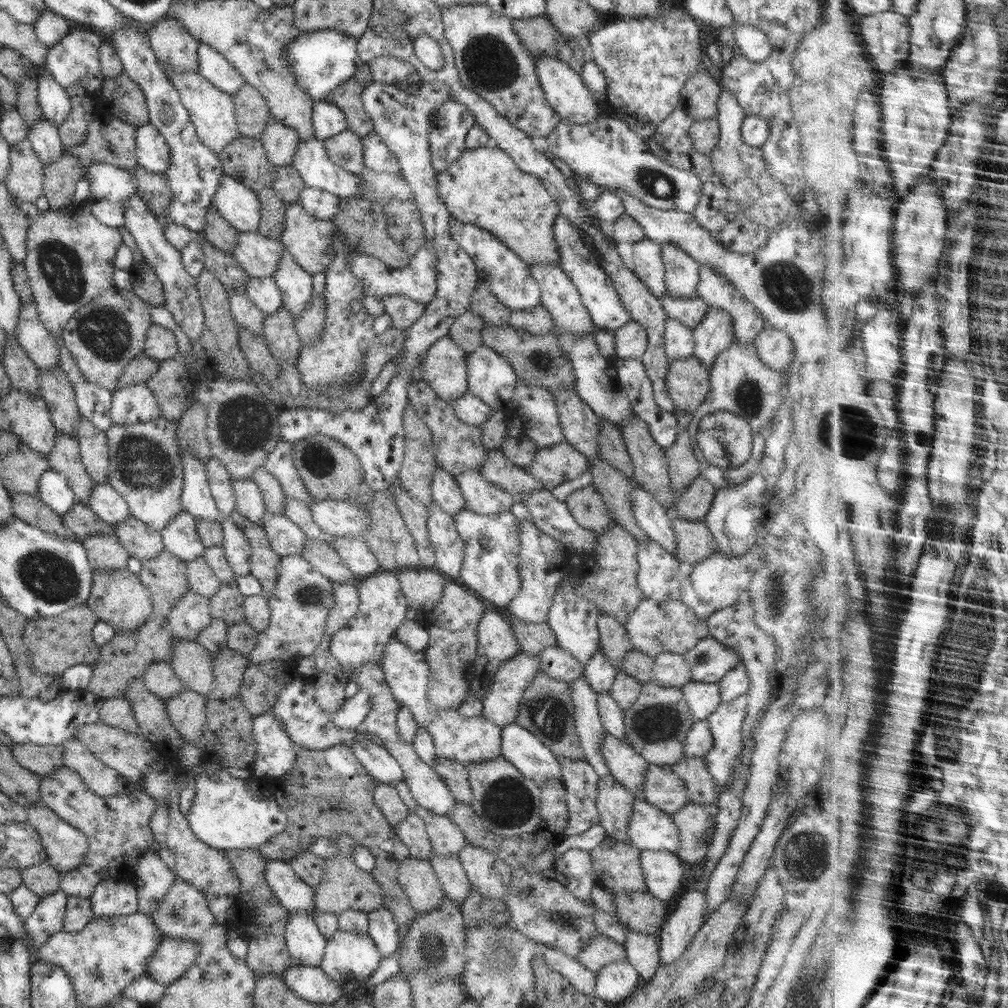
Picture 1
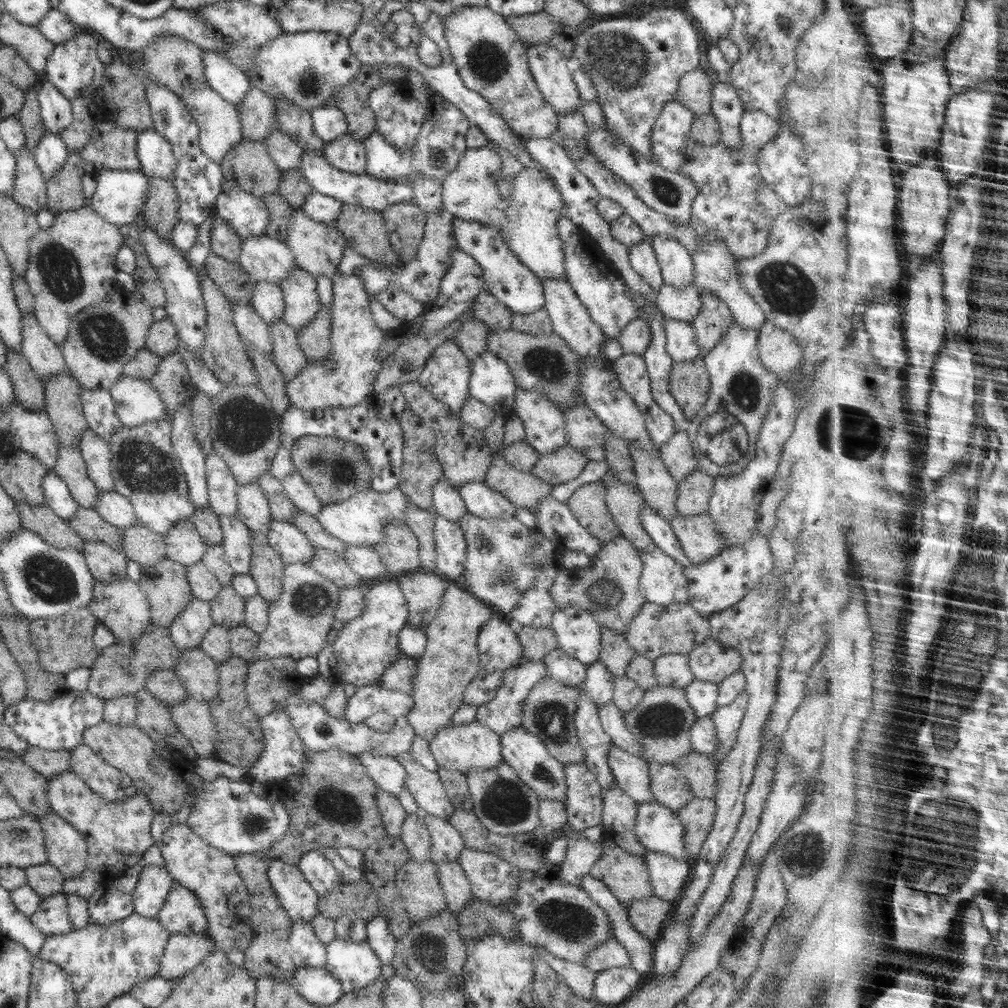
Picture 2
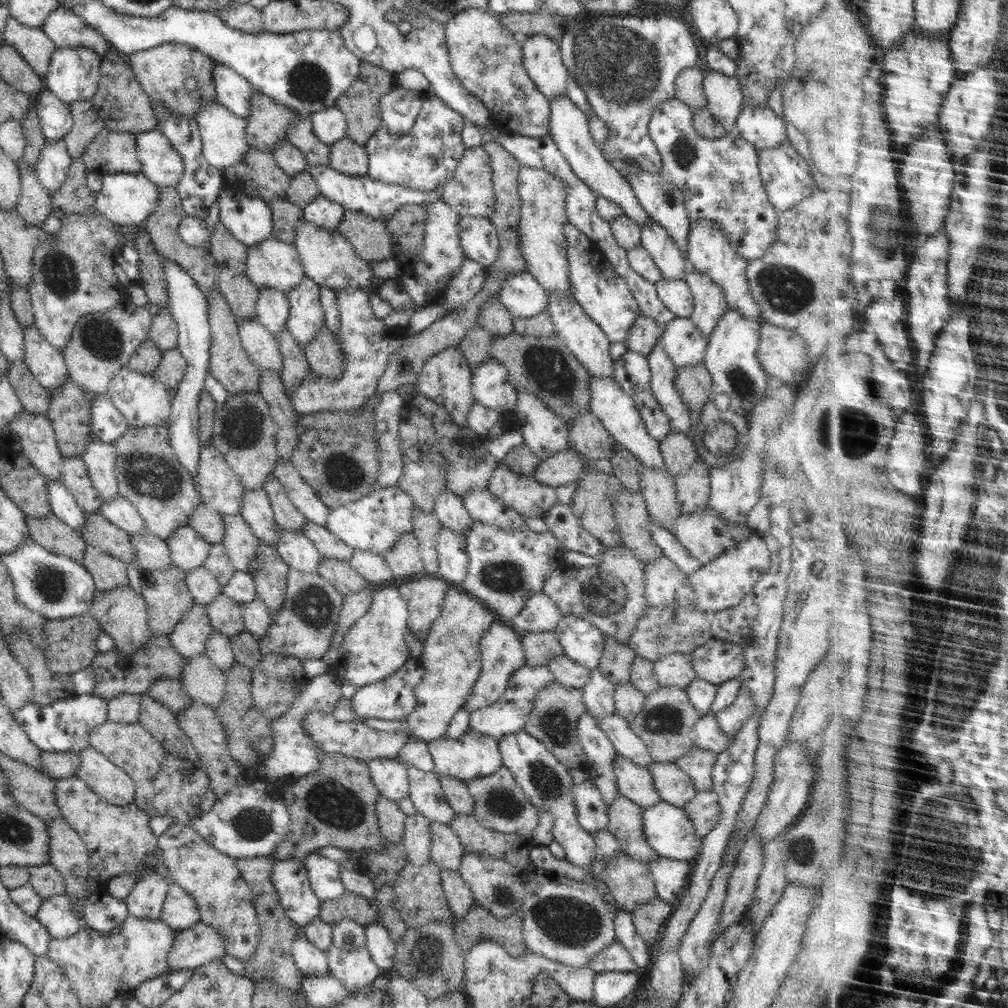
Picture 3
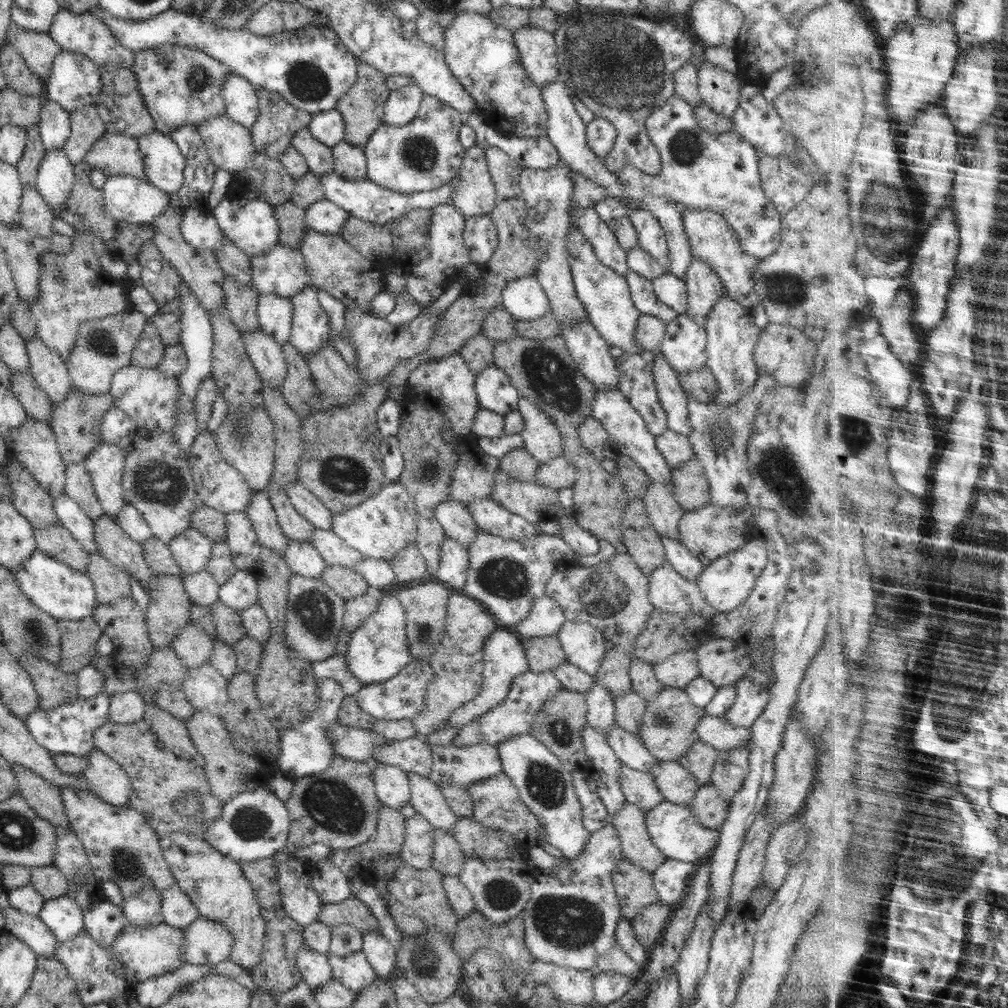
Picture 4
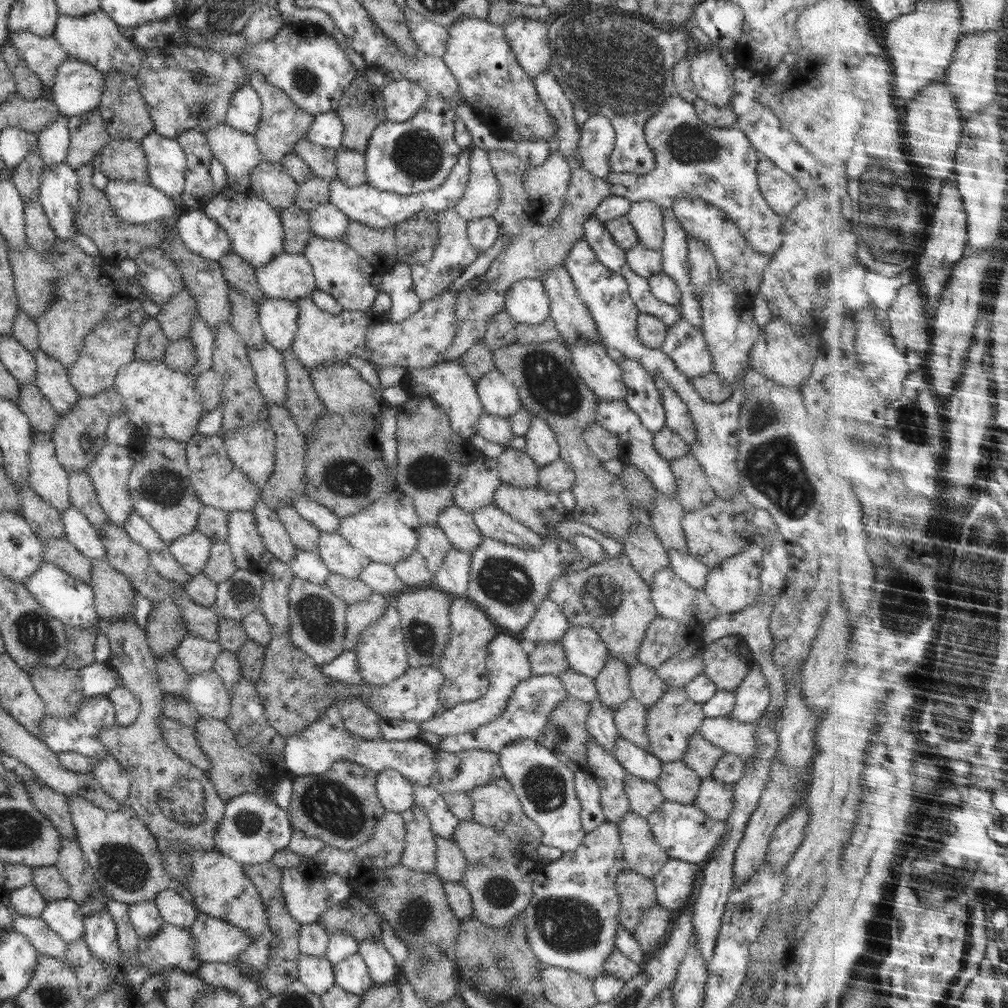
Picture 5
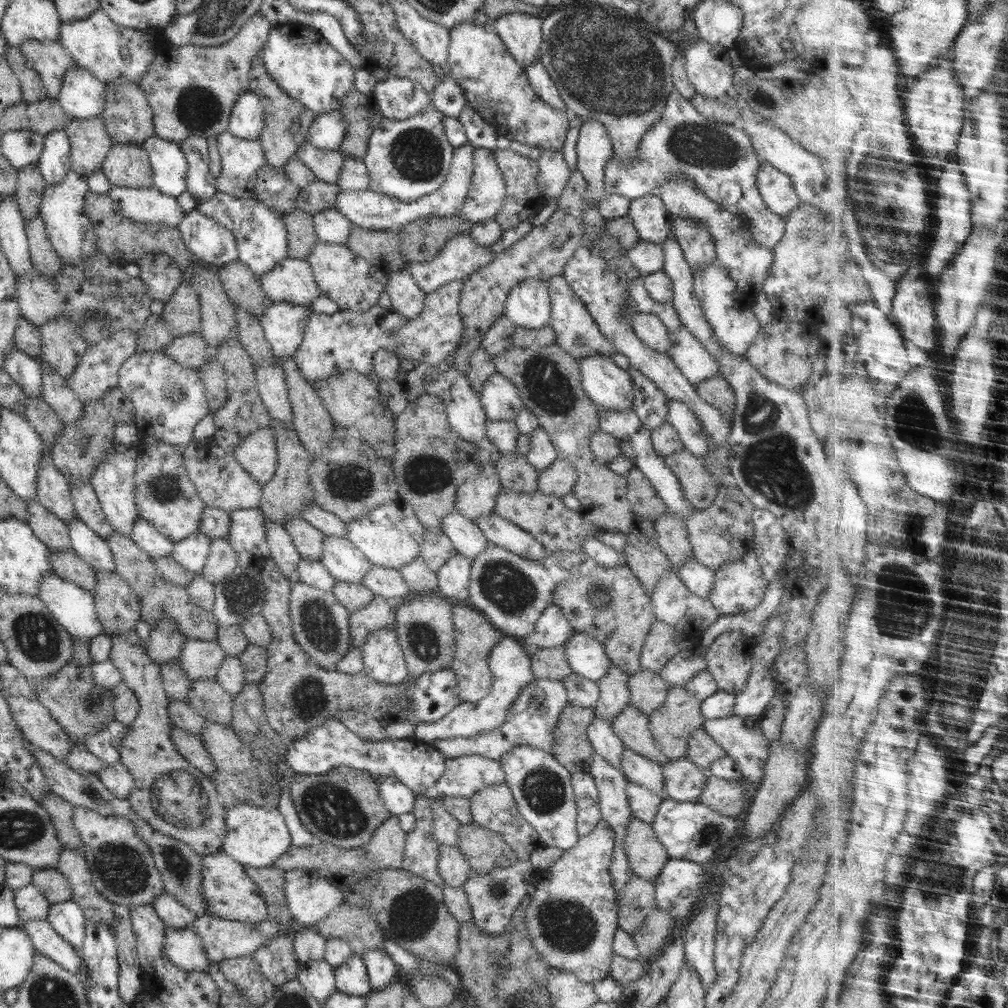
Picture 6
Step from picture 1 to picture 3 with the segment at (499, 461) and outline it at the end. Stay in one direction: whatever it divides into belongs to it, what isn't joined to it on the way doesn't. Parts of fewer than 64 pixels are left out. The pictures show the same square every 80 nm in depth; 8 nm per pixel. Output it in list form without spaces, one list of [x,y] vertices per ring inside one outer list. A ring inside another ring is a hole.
[[[503,461],[492,471],[488,492],[523,517],[543,518],[545,512],[559,502],[556,489],[526,476],[512,472]]]

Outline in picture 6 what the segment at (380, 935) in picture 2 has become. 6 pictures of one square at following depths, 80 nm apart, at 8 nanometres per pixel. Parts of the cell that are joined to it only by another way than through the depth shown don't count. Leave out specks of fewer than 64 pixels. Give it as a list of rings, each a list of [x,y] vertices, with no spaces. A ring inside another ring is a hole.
[[[372,949],[360,957],[367,967],[371,991],[382,990],[387,984],[394,982],[398,968],[386,952]]]

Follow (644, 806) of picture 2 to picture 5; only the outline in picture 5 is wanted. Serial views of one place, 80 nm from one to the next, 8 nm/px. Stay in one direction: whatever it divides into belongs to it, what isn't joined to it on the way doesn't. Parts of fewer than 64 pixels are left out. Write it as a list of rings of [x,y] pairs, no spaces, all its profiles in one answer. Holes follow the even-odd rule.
[[[664,799],[646,820],[656,842],[667,852],[669,858],[703,866],[725,839],[726,821],[710,820],[702,810],[698,809],[696,805]]]

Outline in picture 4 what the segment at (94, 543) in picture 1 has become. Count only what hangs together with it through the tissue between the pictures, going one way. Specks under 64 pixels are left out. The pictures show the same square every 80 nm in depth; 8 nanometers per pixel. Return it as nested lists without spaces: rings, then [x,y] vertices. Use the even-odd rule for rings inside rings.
[[[90,552],[87,575],[92,579],[97,604],[114,604],[123,596],[131,596],[129,574],[106,560],[101,553]]]

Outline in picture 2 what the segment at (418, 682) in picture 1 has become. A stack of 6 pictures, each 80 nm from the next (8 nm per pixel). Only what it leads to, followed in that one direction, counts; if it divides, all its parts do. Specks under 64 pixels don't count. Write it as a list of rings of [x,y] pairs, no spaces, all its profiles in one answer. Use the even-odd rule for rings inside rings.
[[[401,652],[399,658],[389,664],[378,683],[390,692],[402,692],[414,698],[414,678],[418,676],[418,663],[418,658],[412,658]],[[474,721],[471,724],[454,725],[448,723],[444,729],[433,736],[430,744],[430,753],[434,756],[438,766],[448,770],[456,770],[467,774],[476,770],[496,768],[502,763],[501,735],[494,733],[490,728]]]

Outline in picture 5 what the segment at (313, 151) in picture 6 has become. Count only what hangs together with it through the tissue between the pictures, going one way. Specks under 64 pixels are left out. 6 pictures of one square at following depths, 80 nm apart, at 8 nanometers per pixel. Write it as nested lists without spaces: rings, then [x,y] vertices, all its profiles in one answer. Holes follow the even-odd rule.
[[[304,137],[293,146],[293,152],[309,166],[312,175],[328,182],[336,178],[337,149],[324,148]]]

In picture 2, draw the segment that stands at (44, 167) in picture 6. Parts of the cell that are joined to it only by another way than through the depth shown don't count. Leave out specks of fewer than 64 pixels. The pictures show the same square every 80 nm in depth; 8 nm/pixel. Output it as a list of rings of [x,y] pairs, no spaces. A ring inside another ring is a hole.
[[[45,77],[37,87],[37,99],[40,105],[40,116],[45,130],[60,134],[73,121],[71,101],[62,96],[58,89]]]

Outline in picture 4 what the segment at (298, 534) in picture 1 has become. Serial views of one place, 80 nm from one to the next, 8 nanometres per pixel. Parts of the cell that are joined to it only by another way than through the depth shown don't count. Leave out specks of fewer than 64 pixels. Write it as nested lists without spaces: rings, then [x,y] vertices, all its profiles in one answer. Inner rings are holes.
[[[289,540],[283,559],[293,574],[320,579],[327,567],[320,553],[308,542]]]

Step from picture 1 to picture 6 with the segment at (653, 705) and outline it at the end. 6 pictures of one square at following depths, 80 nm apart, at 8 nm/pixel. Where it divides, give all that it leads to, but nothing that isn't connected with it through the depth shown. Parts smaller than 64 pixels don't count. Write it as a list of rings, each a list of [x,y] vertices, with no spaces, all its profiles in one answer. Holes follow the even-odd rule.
[[[672,687],[664,703],[649,715],[649,730],[656,748],[670,761],[686,758],[692,732],[703,727],[705,717],[701,712],[701,700],[696,699],[684,687]]]

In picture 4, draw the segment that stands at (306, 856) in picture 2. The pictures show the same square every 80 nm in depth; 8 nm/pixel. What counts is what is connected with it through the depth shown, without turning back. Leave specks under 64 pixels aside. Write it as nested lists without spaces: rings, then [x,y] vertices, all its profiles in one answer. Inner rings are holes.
[[[327,858],[312,862],[316,863],[316,869],[313,870],[312,886],[315,888],[317,895],[323,903],[339,903],[352,896],[350,888],[350,880]]]

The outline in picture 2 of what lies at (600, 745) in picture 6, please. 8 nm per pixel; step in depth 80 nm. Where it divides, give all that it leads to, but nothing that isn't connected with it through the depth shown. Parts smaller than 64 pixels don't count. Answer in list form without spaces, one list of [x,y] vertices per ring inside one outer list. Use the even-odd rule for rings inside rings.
[[[597,660],[587,665],[586,672],[586,679],[578,688],[590,697],[598,709],[612,702],[615,678],[606,665],[601,660]]]

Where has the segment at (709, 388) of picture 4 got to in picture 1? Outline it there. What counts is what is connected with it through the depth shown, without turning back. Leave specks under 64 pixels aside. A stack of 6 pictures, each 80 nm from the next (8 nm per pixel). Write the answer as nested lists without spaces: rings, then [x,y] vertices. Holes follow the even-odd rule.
[[[694,356],[670,360],[666,386],[674,401],[674,416],[680,428],[686,428],[709,391],[709,370]]]

